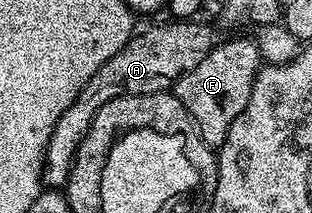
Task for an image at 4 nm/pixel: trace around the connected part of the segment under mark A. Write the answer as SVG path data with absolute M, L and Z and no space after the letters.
M173 19L172 24L156 24L153 28L137 31L110 58L110 62L102 62L98 66L98 74L82 86L78 98L62 110L62 118L54 122L54 130L50 134L50 142L44 151L44 167L42 169L42 180L49 189L60 190L67 185L68 175L72 169L72 163L76 157L78 146L82 138L90 130L92 120L114 98L123 96L141 96L142 94L154 94L155 92L169 91L175 85L179 76L194 70L202 58L210 54L212 48L217 47L216 32L208 24L199 24L199 19L190 20Z

